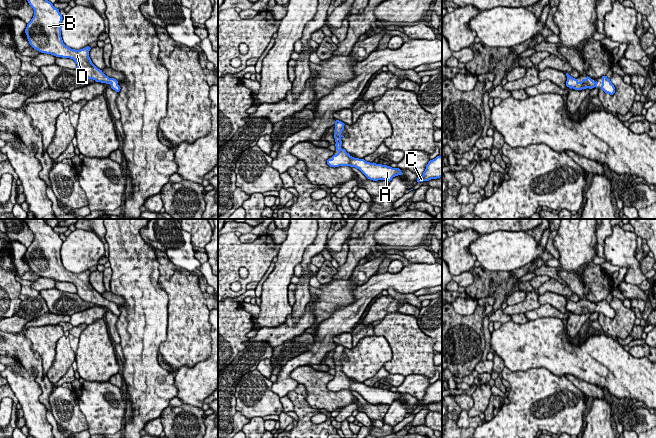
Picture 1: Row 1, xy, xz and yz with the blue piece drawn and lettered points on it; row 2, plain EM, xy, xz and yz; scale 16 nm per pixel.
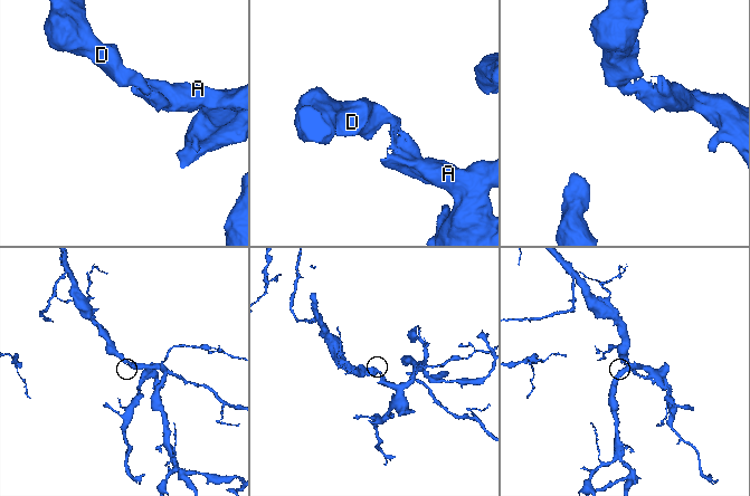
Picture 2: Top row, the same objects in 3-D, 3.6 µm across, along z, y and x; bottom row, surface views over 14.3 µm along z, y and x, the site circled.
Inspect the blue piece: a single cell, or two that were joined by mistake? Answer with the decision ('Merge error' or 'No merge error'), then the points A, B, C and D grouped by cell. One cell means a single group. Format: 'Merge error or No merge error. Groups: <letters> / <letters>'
No merge error. Groups: A B C D

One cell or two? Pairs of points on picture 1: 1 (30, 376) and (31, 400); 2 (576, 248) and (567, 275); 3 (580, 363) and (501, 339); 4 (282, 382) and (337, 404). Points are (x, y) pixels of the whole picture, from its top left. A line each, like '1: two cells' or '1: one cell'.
1: one cell
2: one cell
3: one cell
4: two cells

